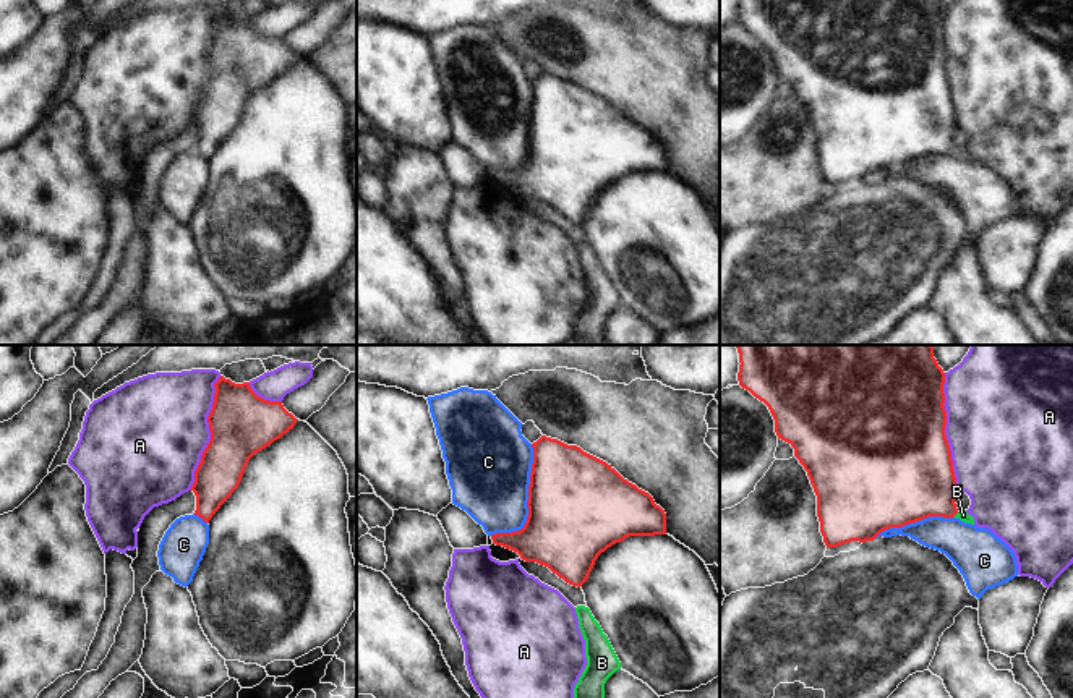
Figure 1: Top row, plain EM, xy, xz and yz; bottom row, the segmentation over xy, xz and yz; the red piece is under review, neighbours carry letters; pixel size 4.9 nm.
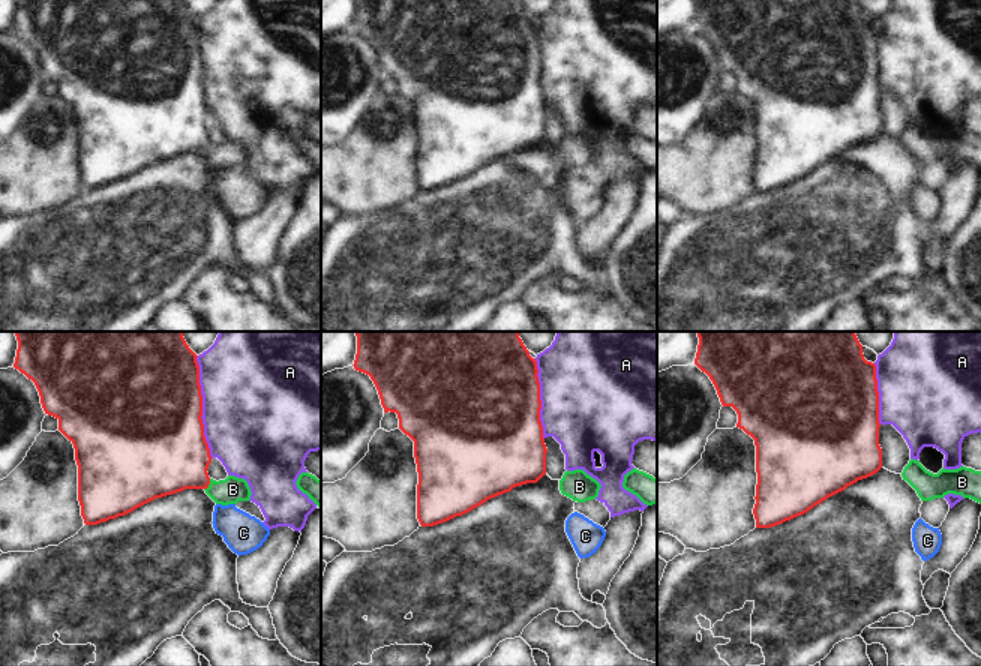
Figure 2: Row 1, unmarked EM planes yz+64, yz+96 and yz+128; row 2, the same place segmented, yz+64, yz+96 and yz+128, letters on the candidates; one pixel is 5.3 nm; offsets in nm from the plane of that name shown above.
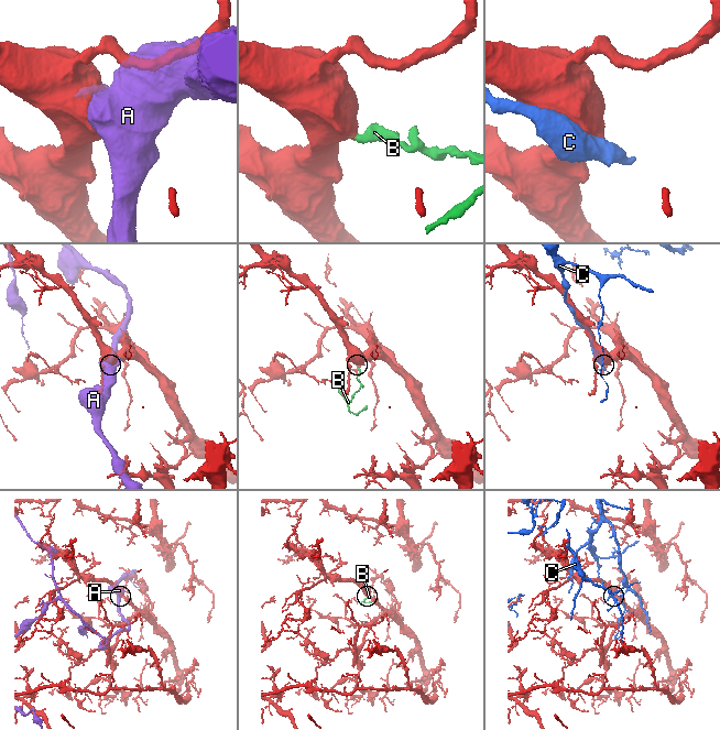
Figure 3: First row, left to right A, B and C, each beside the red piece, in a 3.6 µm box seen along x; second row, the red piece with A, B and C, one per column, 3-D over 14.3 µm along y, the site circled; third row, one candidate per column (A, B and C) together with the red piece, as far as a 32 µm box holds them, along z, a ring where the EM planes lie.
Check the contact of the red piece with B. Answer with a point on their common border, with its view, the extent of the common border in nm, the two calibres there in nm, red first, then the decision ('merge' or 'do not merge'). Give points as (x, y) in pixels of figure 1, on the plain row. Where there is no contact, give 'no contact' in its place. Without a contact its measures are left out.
contact yz (955, 151); length 40 nm; calibres 380 and 50 nm; merge

